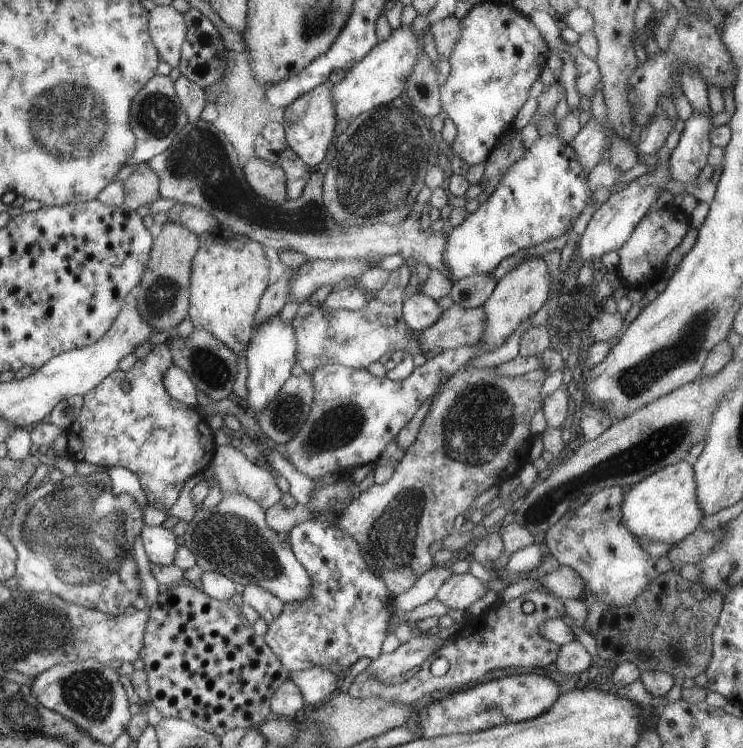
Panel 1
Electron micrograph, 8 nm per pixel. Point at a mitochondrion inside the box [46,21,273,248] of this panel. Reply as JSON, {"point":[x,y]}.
{"point":[157,115]}

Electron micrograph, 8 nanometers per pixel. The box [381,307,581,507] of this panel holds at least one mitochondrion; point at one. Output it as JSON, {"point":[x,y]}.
{"point":[479,421]}

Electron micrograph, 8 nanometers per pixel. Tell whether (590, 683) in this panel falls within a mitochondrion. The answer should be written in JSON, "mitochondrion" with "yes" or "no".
{"mitochondrion":"no"}

